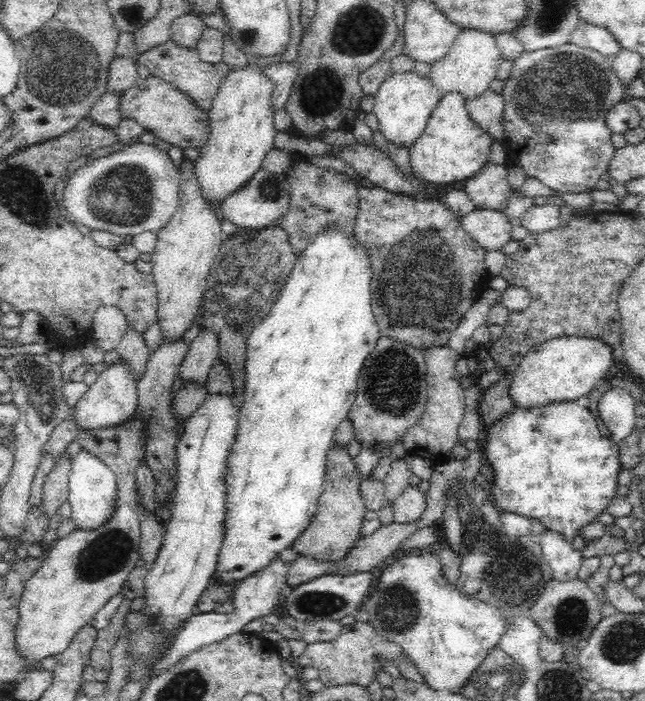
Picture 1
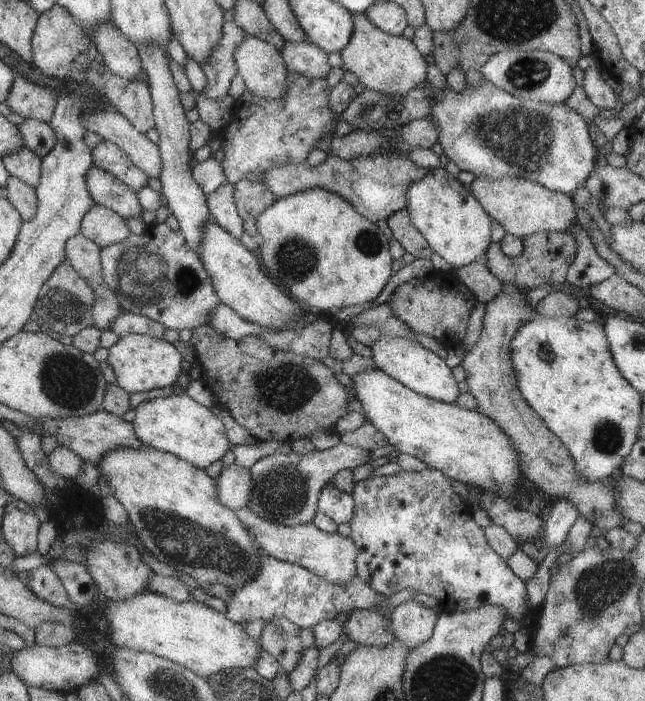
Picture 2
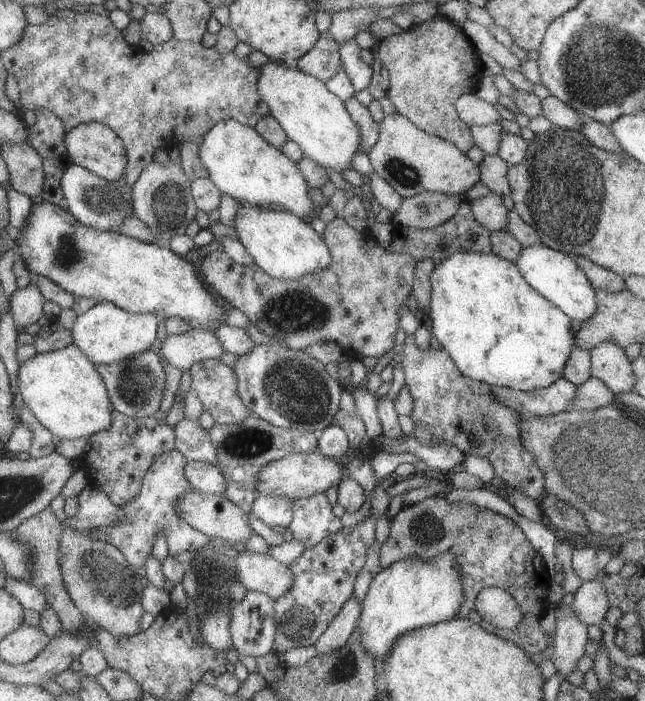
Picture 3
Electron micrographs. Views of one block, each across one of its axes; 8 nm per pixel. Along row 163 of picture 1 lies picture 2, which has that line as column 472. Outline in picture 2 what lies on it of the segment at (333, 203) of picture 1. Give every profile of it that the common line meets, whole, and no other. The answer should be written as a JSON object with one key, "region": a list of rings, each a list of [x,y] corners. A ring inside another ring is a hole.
{"region":[[[433,271],[399,284],[386,301],[395,319],[415,334],[426,335],[449,348],[461,343],[465,336],[468,316],[476,302],[472,293],[456,278],[453,272]]]}

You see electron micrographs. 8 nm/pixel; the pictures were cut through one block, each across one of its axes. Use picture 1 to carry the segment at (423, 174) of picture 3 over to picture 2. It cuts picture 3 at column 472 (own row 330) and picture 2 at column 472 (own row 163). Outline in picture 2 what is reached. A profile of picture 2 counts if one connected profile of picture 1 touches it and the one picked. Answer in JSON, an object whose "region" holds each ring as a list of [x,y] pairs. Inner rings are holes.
{"region":[[[475,178],[468,184],[470,194],[479,202],[485,213],[497,221],[502,233],[523,239],[537,232],[567,232],[576,218],[570,195],[545,189],[541,184],[519,178]]]}

